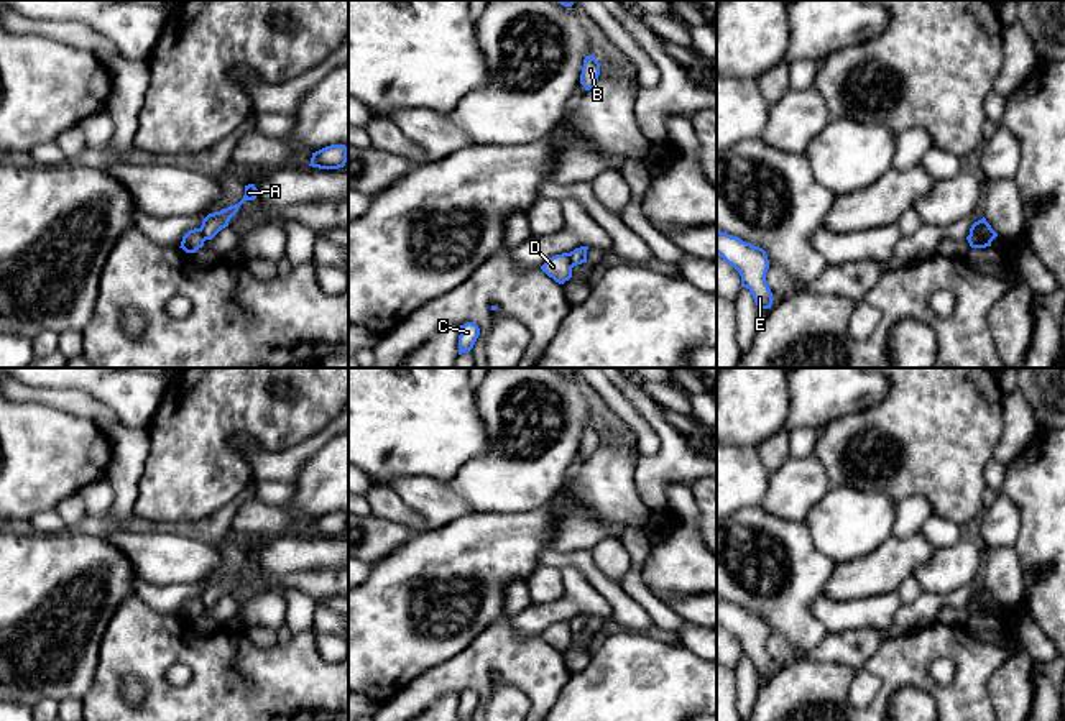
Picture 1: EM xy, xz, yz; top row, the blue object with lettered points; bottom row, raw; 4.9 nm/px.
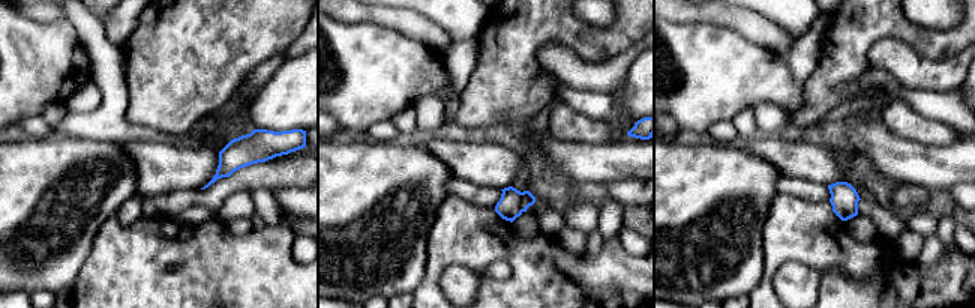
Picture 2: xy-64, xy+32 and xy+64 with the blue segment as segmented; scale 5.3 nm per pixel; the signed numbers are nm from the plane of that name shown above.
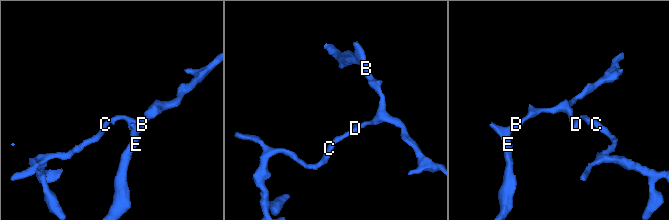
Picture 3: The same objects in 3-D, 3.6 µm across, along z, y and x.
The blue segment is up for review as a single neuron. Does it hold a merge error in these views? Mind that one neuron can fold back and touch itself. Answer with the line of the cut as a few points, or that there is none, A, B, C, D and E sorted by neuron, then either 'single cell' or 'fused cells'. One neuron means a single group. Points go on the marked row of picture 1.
xz (569, 253), (574, 265) | A B E / C D | fused cells

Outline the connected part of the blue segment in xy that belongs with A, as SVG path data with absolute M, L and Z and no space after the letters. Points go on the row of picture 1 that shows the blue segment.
M248 184L245 186L245 195L238 204L230 205L220 212L209 214L201 225L204 240L212 240L222 228L228 227L230 218L238 212L240 205L245 200L253 200L253 199L256 199L256 187L255 184Z

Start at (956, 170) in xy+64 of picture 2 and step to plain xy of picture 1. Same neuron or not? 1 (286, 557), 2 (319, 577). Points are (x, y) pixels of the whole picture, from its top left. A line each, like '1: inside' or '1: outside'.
1: inside
2: outside

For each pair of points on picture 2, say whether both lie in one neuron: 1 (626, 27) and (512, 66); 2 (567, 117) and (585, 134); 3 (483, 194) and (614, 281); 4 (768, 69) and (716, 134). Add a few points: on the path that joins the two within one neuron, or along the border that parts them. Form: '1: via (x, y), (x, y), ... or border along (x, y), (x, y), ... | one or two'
1: via (597, 35), (543, 32), (537, 38) | one
2: via (572, 122), (581, 129) | one
3: border along (461, 197), (474, 205), (494, 209) | two
4: border along (729, 119), (714, 122), (704, 137) | two

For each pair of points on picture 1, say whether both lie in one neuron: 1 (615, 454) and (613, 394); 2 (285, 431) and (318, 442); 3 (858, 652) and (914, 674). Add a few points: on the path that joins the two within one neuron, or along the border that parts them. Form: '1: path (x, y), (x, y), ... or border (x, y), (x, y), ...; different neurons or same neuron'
1: border (627, 422), (635, 434), (640, 454); different neurons
2: border (331, 421), (295, 445), (268, 449); different neurons
3: border (901, 634), (886, 639), (860, 667); different neurons

